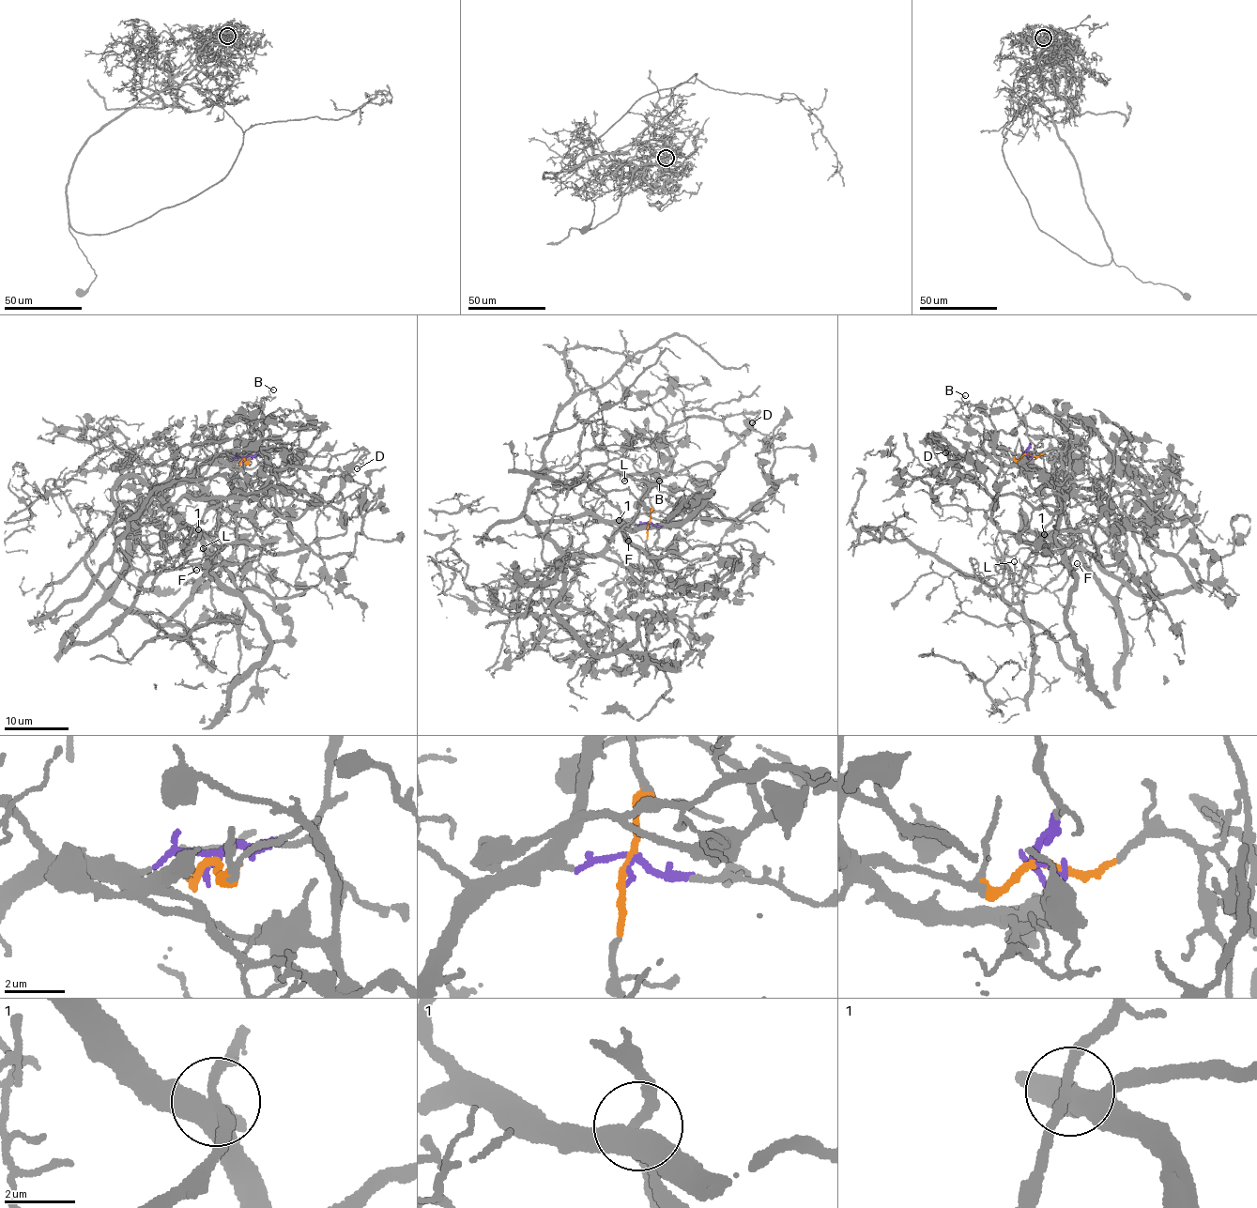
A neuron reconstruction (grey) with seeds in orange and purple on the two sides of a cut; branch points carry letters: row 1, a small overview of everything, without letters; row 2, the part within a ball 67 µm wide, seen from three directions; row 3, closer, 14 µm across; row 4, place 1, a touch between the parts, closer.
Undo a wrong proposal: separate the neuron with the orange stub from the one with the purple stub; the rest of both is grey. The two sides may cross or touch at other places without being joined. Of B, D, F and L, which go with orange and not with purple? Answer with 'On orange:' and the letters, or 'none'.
On orange: F, L

